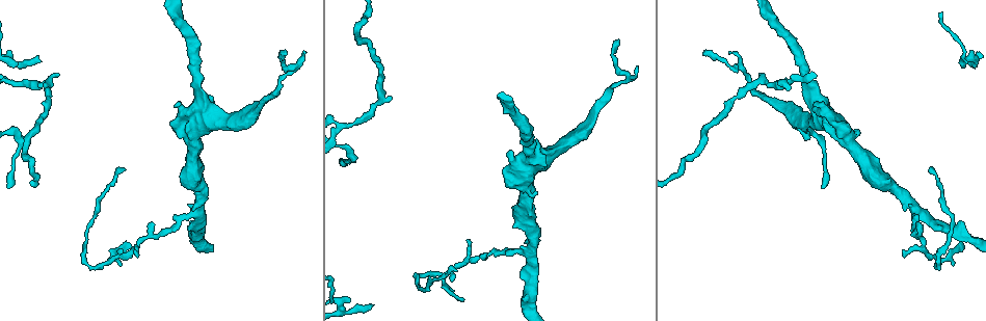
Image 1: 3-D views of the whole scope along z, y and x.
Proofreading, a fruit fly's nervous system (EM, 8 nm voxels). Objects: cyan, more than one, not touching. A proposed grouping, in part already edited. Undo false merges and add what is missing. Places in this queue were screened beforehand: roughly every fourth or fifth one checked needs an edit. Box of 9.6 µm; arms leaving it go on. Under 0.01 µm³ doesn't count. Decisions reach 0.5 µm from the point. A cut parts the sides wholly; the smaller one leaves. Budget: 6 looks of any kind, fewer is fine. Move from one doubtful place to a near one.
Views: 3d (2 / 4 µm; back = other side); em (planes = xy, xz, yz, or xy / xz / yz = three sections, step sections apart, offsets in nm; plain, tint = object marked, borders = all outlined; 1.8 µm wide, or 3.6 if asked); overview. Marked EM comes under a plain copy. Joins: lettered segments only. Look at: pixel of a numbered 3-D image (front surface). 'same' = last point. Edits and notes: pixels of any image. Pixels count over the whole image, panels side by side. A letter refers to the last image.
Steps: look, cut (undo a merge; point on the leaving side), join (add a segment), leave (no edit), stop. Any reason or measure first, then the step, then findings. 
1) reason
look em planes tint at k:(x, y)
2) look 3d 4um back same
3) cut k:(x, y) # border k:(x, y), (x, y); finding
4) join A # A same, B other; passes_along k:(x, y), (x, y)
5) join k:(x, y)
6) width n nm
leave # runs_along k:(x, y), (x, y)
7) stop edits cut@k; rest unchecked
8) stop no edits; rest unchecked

thin end
look em xz step 8 borders at 1:(616, 39)

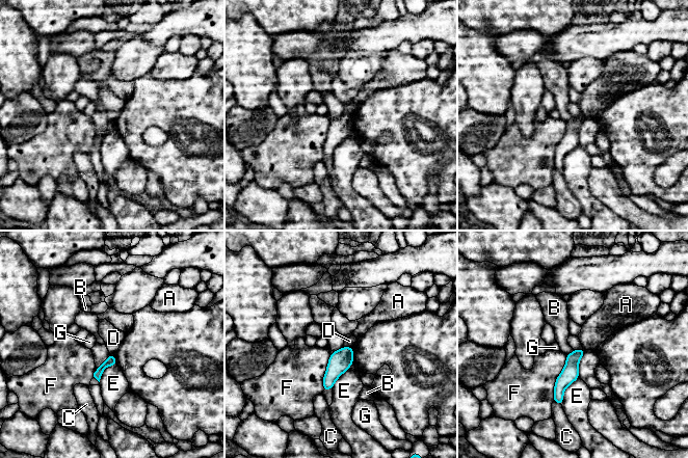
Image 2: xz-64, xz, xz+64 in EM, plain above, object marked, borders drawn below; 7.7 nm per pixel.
leave # A other, B other, C other, D other, E other, F other, G other; border 2:(344, 346), (351, 347); none of them fits

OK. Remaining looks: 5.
sudden change in width
look 3d 4um at 1:(536, 159)

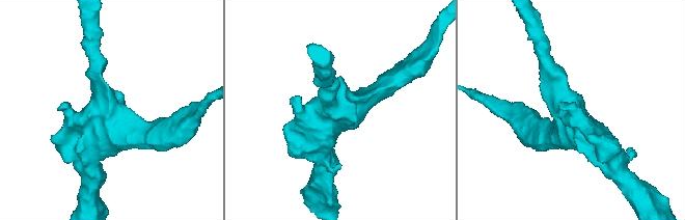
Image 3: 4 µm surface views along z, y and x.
arms 4; need the tissue
look em 3.6um planes tint at 3:(107, 119)

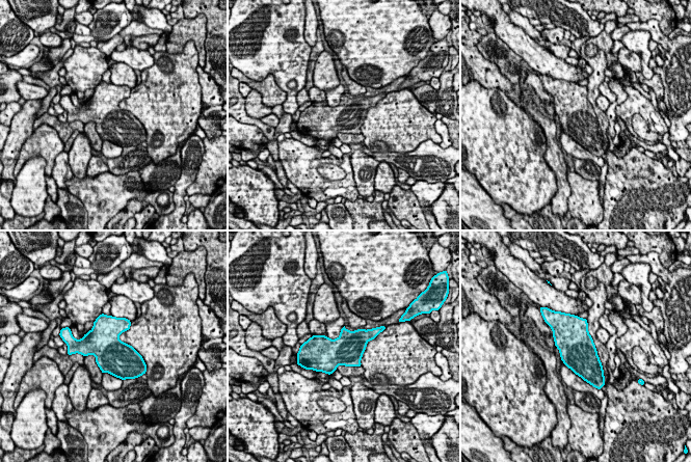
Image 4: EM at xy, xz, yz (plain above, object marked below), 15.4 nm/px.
see the neighbours
look em 3.6um planes borders same

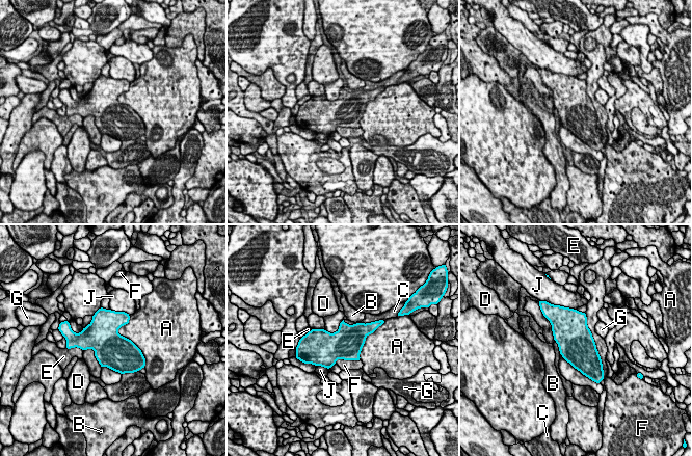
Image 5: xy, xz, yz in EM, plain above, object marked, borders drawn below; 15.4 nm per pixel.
leave # A other, B other, C other, D other, E other, F other, G other, J other; one neuron here

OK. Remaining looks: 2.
thin end
look 3d 4um at 1:(131, 245)

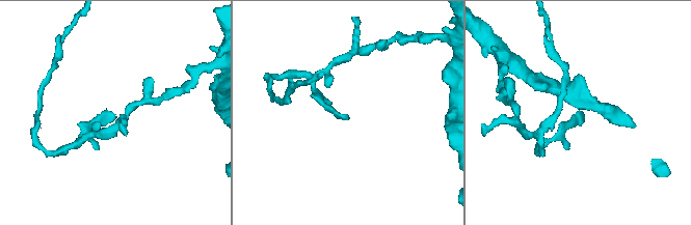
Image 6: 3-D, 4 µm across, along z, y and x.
need the tissue
look em planes borders at 6:(113, 115)

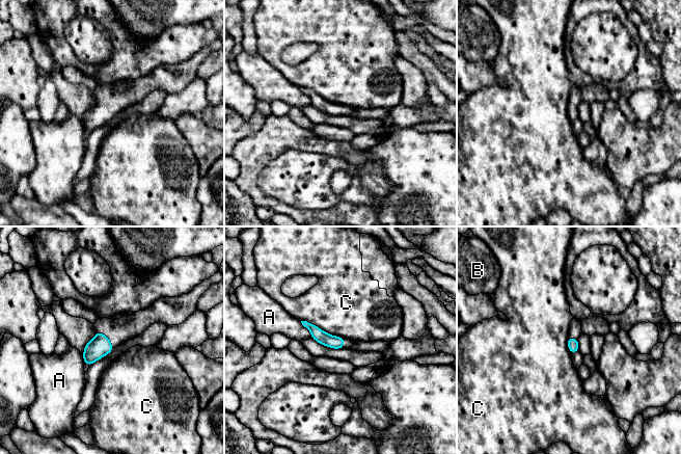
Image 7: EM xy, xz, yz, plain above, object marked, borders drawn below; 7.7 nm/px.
leave # A other, B other, C other; runs_along 7:(306, 324), (321, 337), (341, 345); none of them fits

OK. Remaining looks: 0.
stop no edits; rest unchecked

